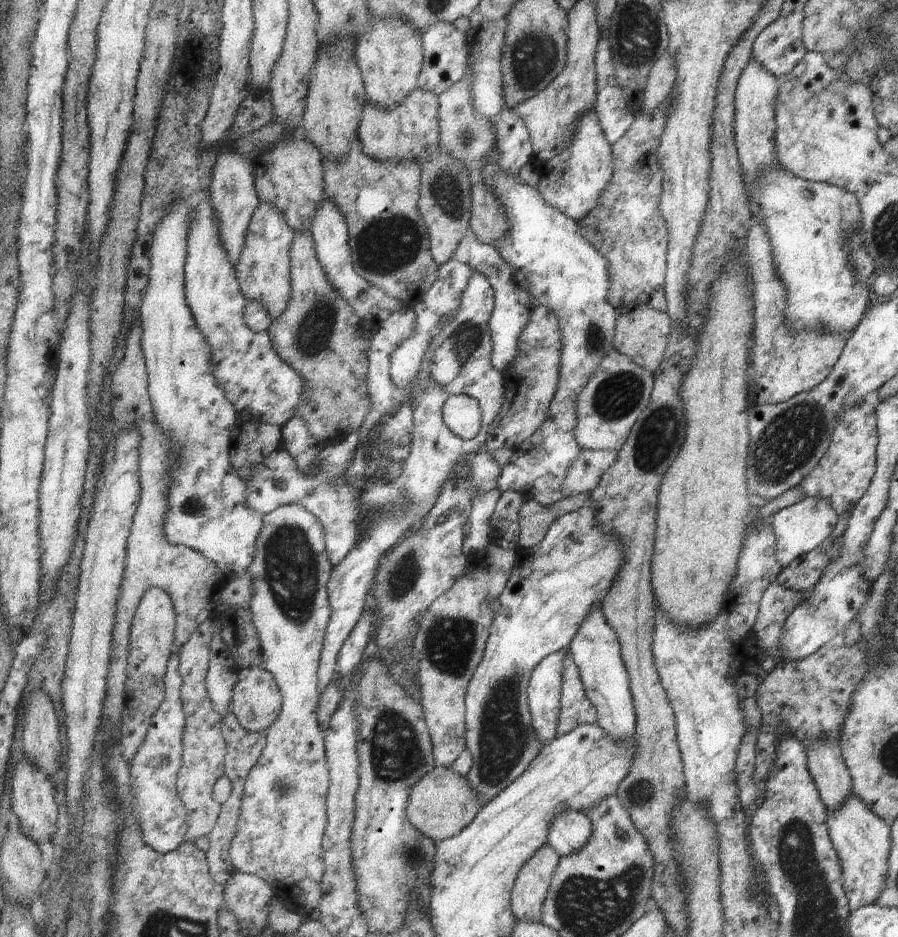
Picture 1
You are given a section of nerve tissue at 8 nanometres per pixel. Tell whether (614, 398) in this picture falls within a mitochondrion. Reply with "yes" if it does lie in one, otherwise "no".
yes

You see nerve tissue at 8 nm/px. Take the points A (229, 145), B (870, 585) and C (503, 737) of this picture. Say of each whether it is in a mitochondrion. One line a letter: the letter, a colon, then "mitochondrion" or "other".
A: other
B: other
C: mitochondrion

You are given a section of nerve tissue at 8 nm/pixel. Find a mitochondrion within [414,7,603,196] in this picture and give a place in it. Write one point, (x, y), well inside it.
(533, 55)

